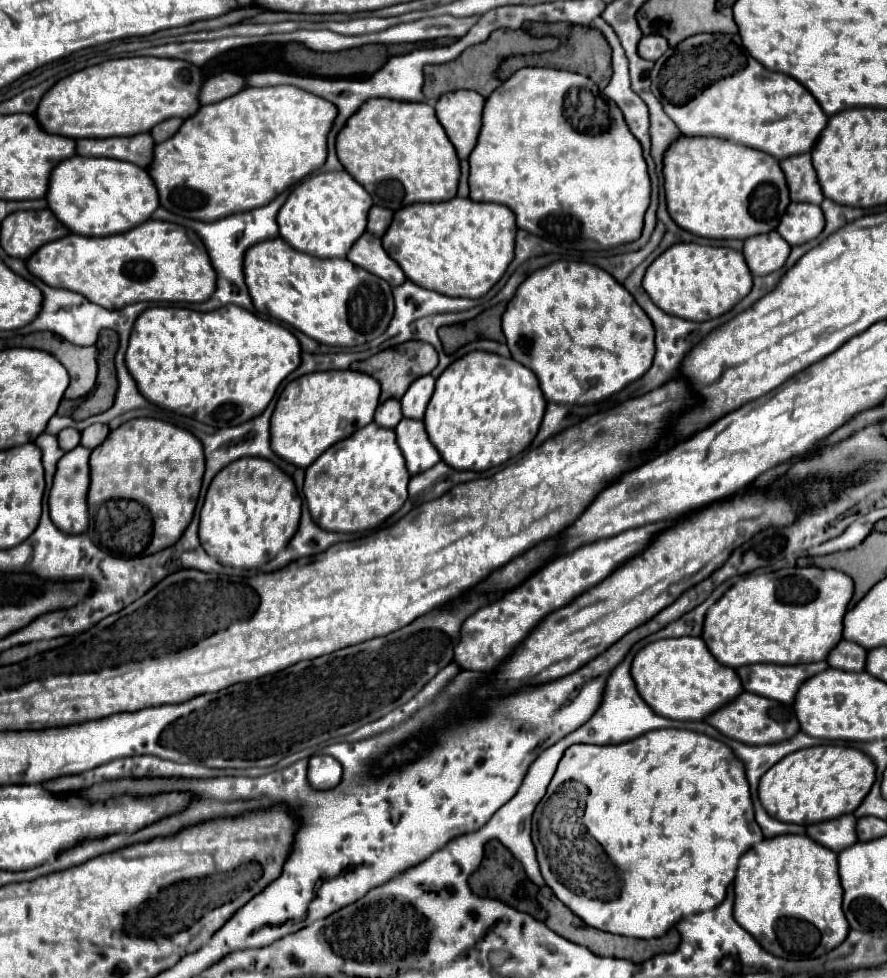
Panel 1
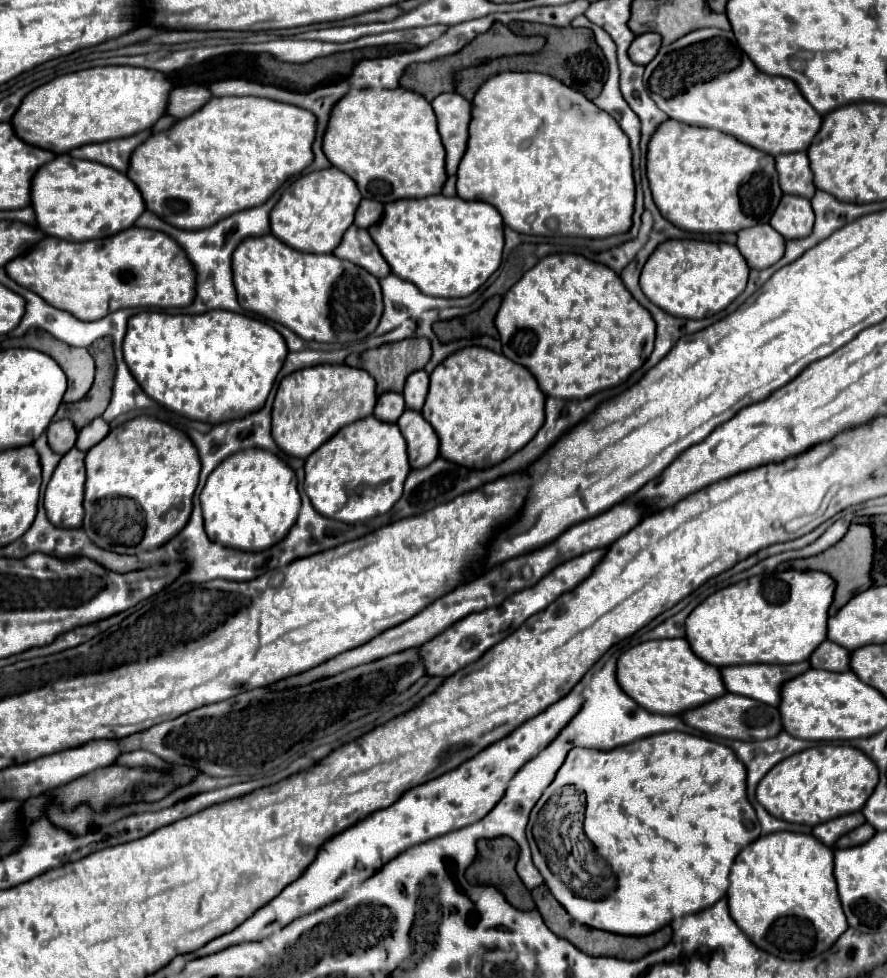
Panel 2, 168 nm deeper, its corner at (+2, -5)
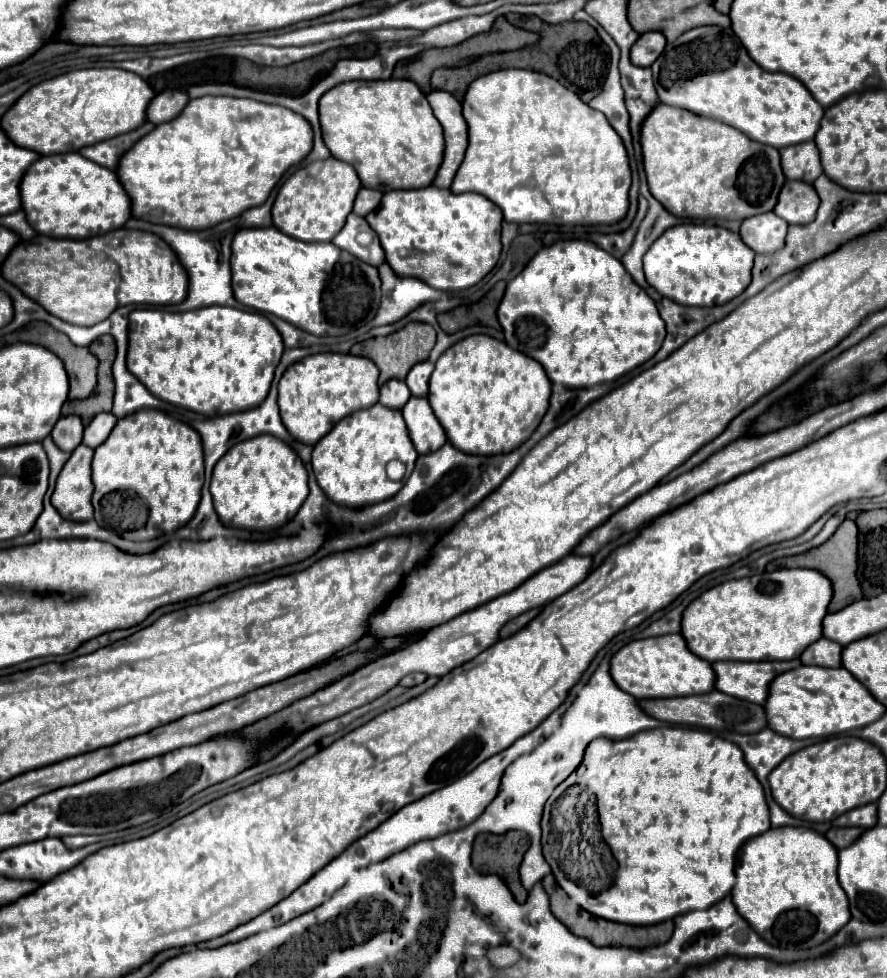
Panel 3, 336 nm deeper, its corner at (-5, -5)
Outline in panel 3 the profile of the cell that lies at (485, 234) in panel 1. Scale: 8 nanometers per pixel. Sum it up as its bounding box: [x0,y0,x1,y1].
[368,185,502,291]

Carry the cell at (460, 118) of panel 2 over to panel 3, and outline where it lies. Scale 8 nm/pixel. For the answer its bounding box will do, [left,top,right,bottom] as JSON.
[428,91,468,187]

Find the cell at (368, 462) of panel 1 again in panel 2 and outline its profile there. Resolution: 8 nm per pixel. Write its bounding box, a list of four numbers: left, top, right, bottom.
[303,415,409,523]

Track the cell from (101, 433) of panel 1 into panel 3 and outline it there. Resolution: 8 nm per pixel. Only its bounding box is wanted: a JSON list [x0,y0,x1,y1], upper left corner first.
[82,413,118,449]

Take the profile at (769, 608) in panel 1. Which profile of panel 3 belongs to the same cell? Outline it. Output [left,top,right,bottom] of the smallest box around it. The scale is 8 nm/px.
[682,569,832,661]

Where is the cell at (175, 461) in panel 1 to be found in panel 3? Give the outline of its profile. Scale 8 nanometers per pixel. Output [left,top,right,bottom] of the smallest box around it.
[92,409,204,541]

